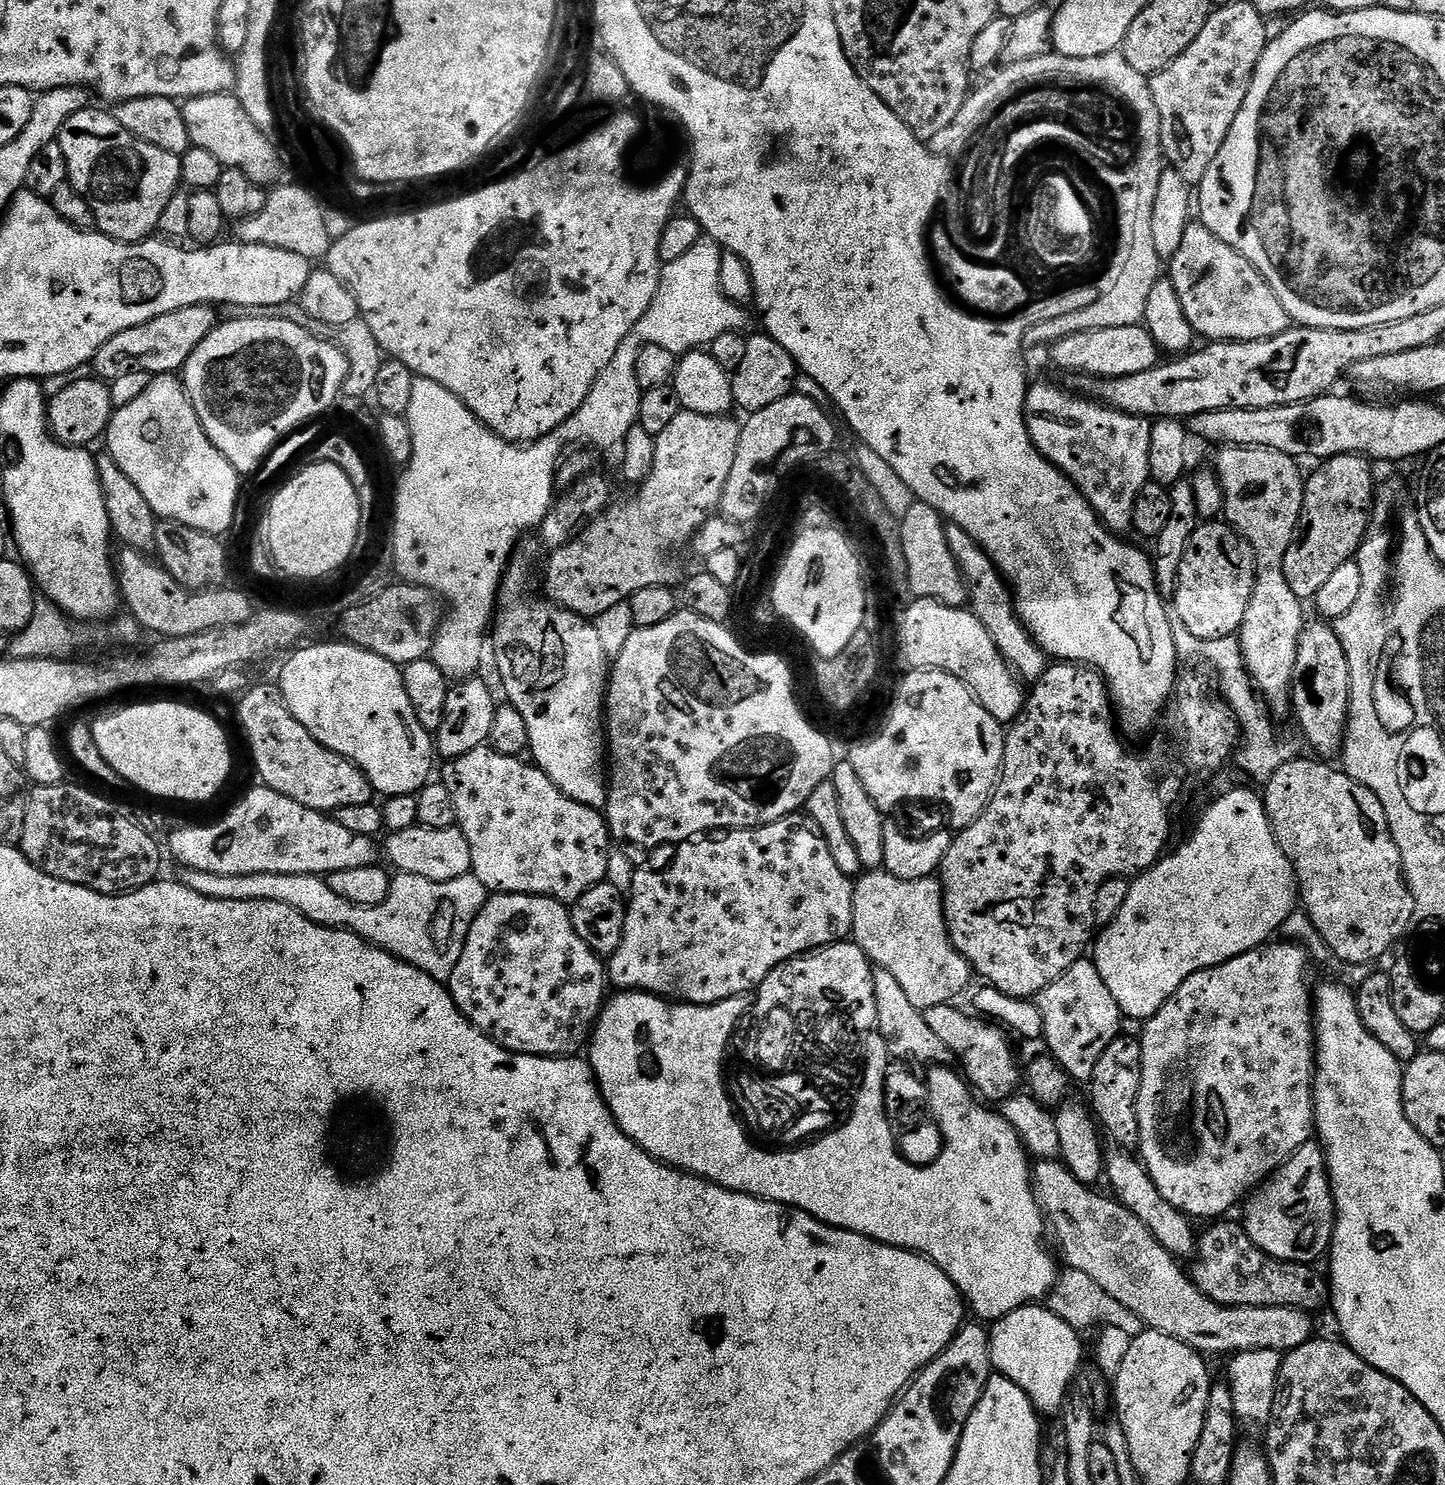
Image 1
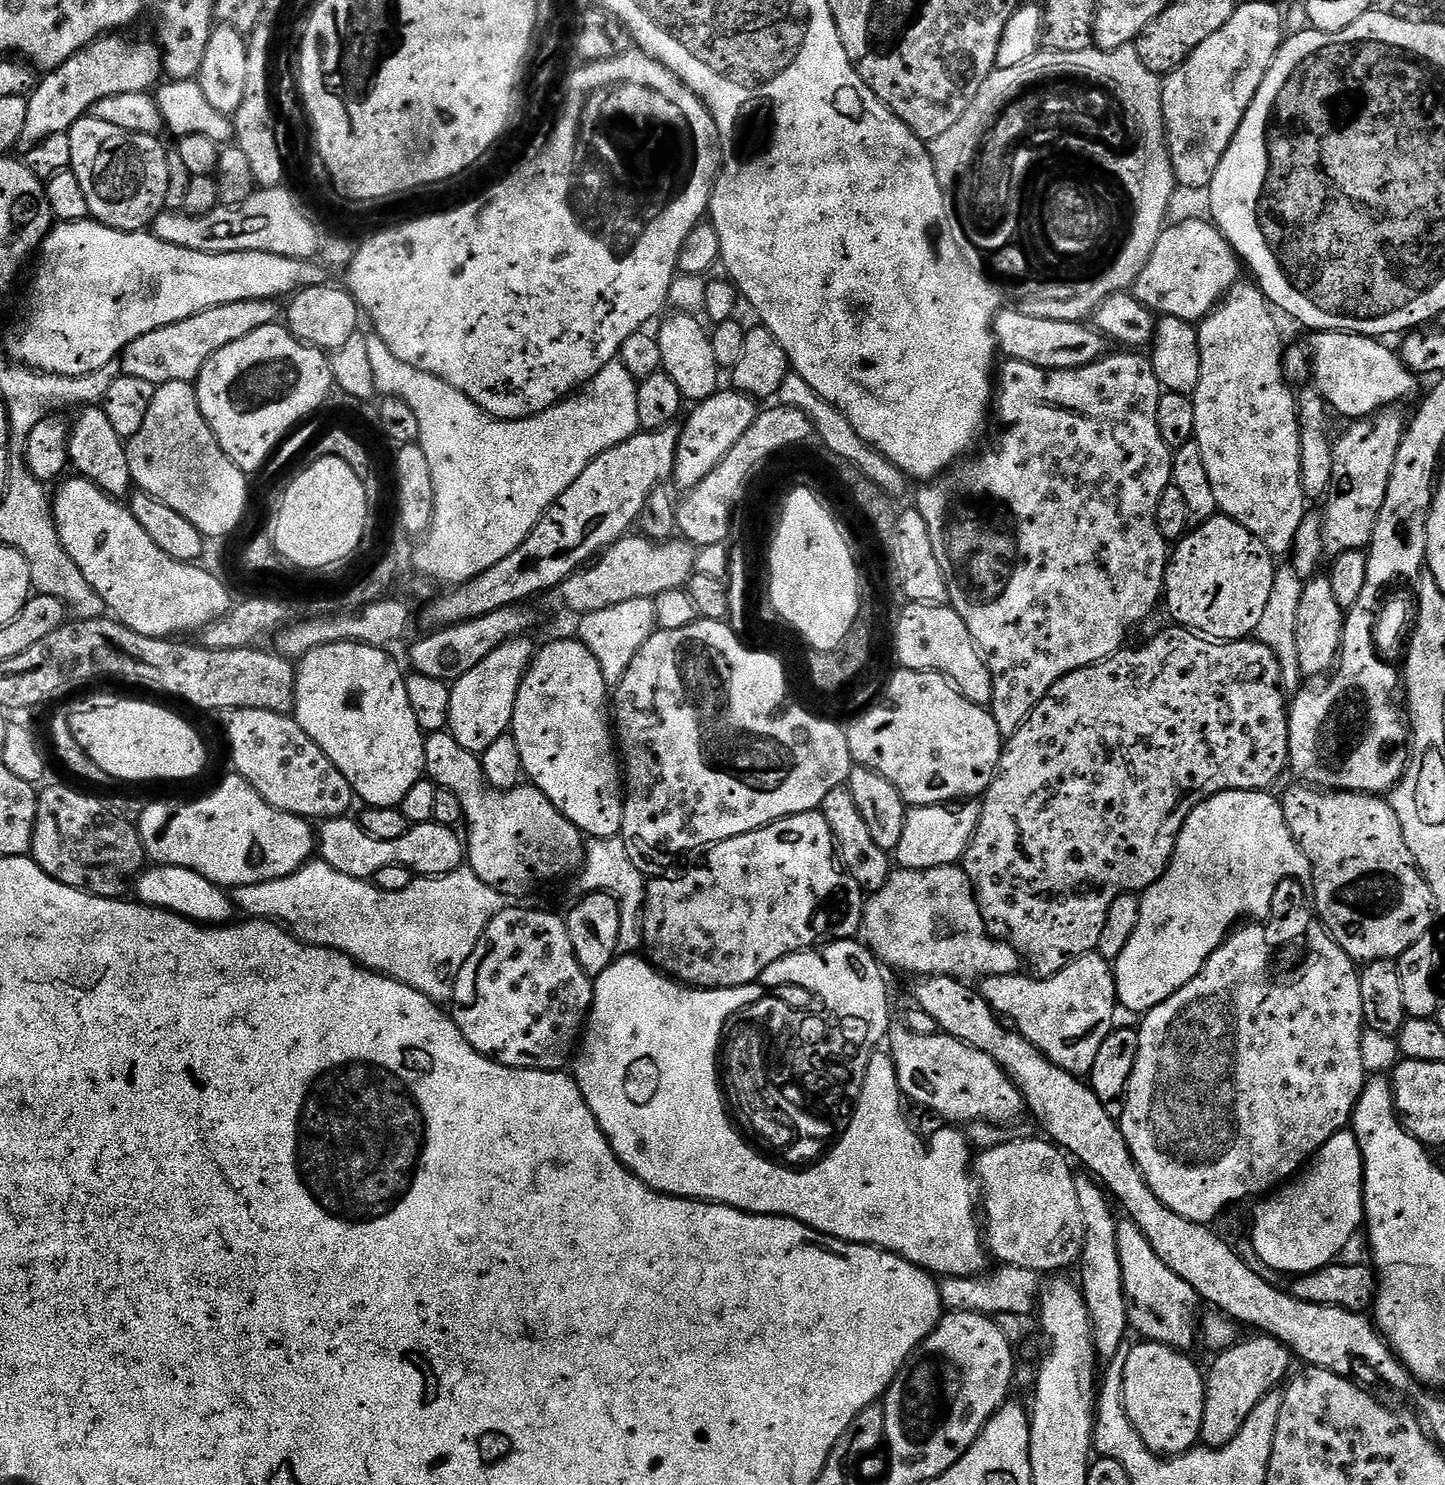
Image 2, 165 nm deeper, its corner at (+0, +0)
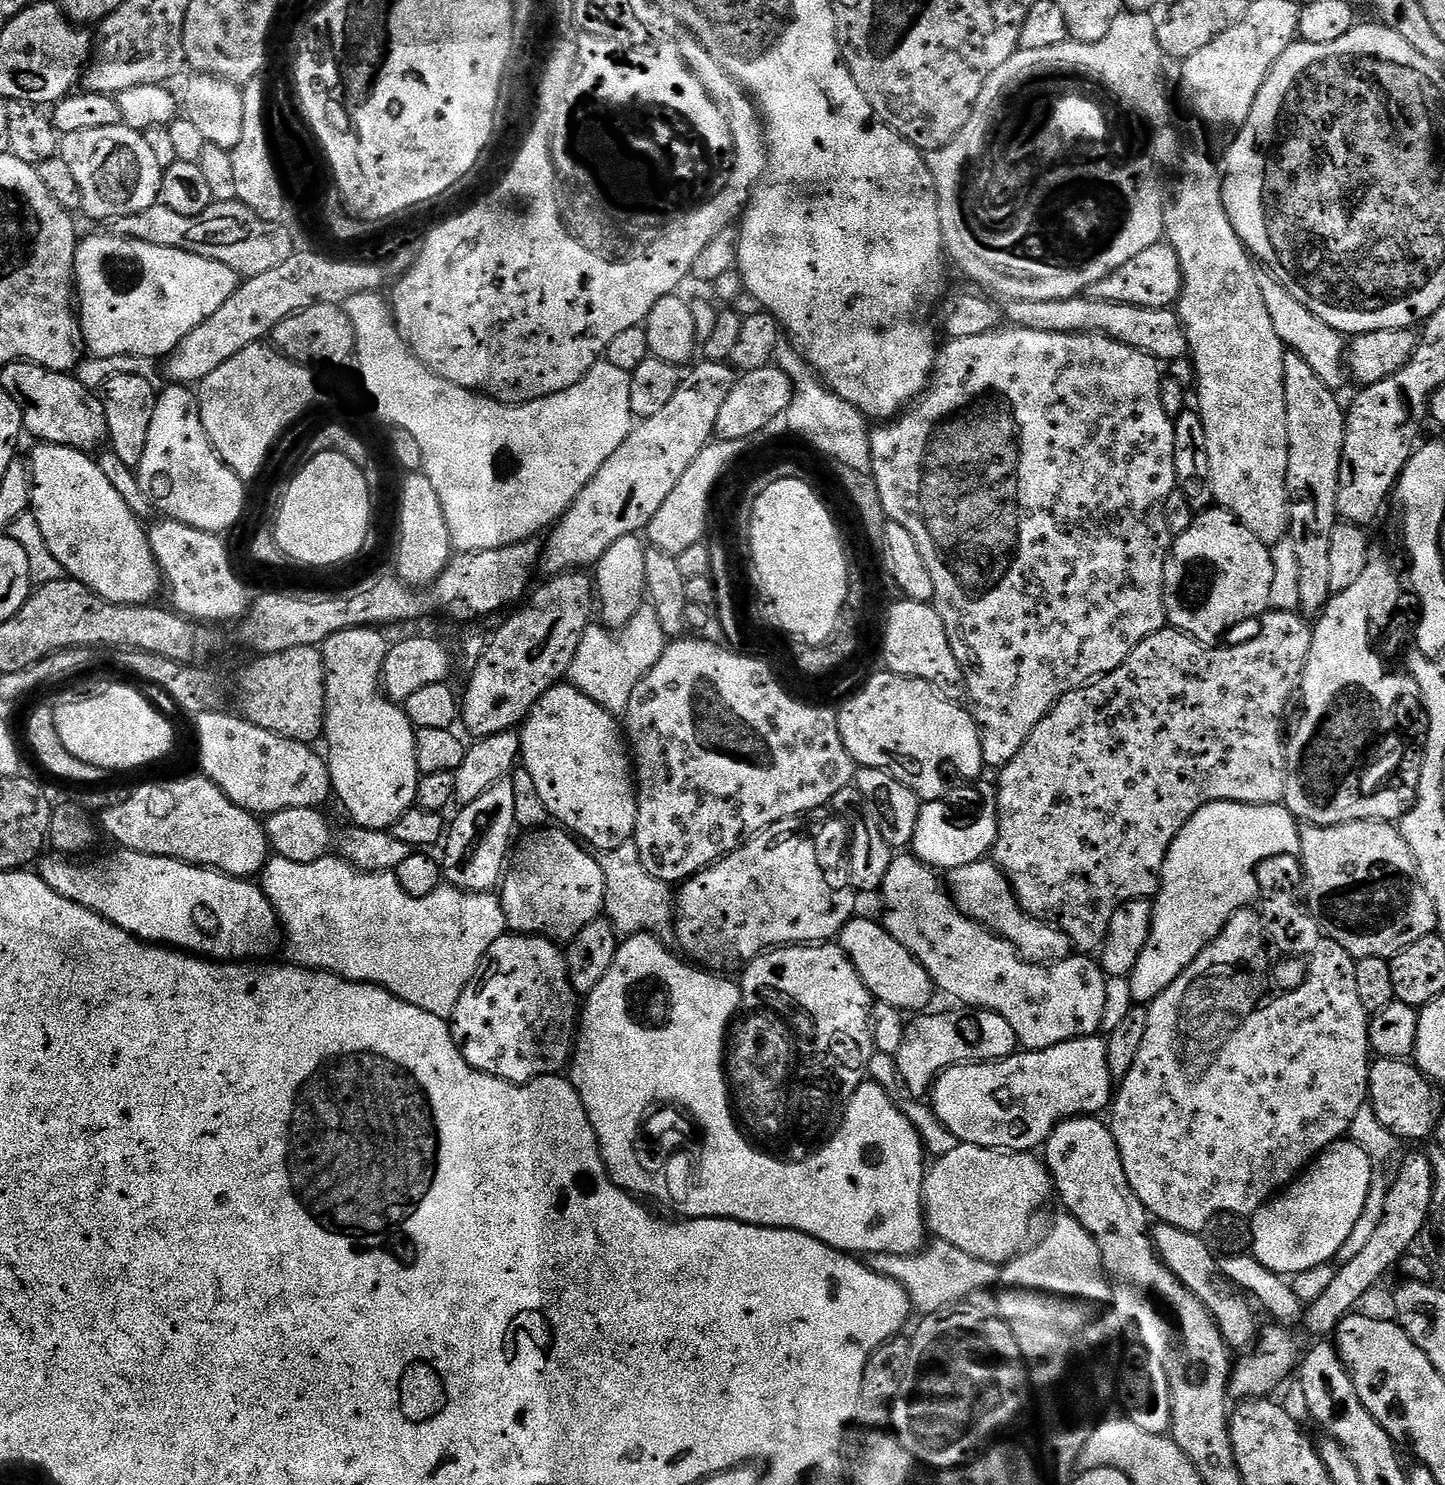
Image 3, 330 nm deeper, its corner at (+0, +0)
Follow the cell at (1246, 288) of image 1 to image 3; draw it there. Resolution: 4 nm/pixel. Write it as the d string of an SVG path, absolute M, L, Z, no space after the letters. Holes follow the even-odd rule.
M1161 242L1150 246L1150 250L1142 250L1130 262L1120 266L1114 274L1094 282L1087 290L1087 297L1090 300L1109 300L1115 304L1137 304L1143 308L1172 308L1179 301L1180 291L1184 289L1184 272L1180 269L1180 258L1176 249L1167 242Z

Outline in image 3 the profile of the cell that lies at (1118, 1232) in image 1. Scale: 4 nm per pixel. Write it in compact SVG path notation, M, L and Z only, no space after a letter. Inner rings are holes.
M957 1143L956 1148L950 1150L950 1154L935 1157L925 1171L922 1190L924 1223L931 1235L933 1232L933 1237L945 1240L950 1246L958 1246L962 1254L970 1254L974 1258L982 1258L982 1262L1003 1266L1012 1257L1020 1255L1036 1211L1048 1199L1053 1199L1053 1196L1052 1176L1039 1155Z

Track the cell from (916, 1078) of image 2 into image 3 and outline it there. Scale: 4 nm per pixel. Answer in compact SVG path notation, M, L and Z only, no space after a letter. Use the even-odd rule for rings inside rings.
M1097 1034L1074 1038L1041 1052L1018 1050L1010 1058L989 1060L983 1064L956 1064L936 1077L930 1089L930 1107L954 1134L957 1142L1006 1152L1032 1152L1039 1149L1062 1120L1074 1116L1096 1116L1114 1099L1114 1081L1108 1061L1108 1041Z

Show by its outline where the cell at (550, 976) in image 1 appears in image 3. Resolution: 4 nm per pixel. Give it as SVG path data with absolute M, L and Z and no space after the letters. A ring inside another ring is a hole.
M505 934L486 950L482 962L476 971L476 978L468 983L466 990L462 990L462 998L458 998L456 1012L450 1018L454 1042L466 1058L466 1062L474 1070L485 1072L487 1076L497 1076L499 1080L509 1080L512 1084L529 1084L539 1076L555 1076L563 1073L569 1067L574 1051L574 1037L578 1031L578 993L572 989L568 977L568 958L562 951L561 945L555 940L547 940L545 936L526 936L523 934Z

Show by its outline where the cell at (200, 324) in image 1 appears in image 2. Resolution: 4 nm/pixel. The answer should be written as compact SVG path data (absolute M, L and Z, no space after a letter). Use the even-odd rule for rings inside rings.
M243 300L230 302L222 306L214 306L186 318L182 322L174 322L170 326L162 326L158 330L150 330L150 334L142 334L142 338L134 338L124 347L118 359L120 371L130 378L140 378L155 386L166 382L186 382L192 384L198 377L202 366L222 346L230 346L230 342L238 342L238 338L246 338L253 330L262 330L262 326L277 323L282 308L276 300Z

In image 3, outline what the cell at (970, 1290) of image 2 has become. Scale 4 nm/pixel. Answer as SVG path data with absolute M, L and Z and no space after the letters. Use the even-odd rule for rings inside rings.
M937 1239L932 1243L909 1256L873 1255L870 1267L873 1272L880 1272L901 1284L913 1309L924 1316L967 1301L975 1292L986 1292L997 1287L997 1265L982 1262L982 1258L974 1258L970 1254L962 1254L958 1246L950 1246L945 1240Z

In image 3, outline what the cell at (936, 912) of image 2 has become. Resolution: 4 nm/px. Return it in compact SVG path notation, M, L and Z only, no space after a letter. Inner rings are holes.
M991 859L970 862L951 869L946 876L946 891L963 916L986 925L1016 947L1023 960L1031 964L1057 964L1073 955L1072 939L1057 925L1034 918L1018 902L1016 891L1005 874Z

